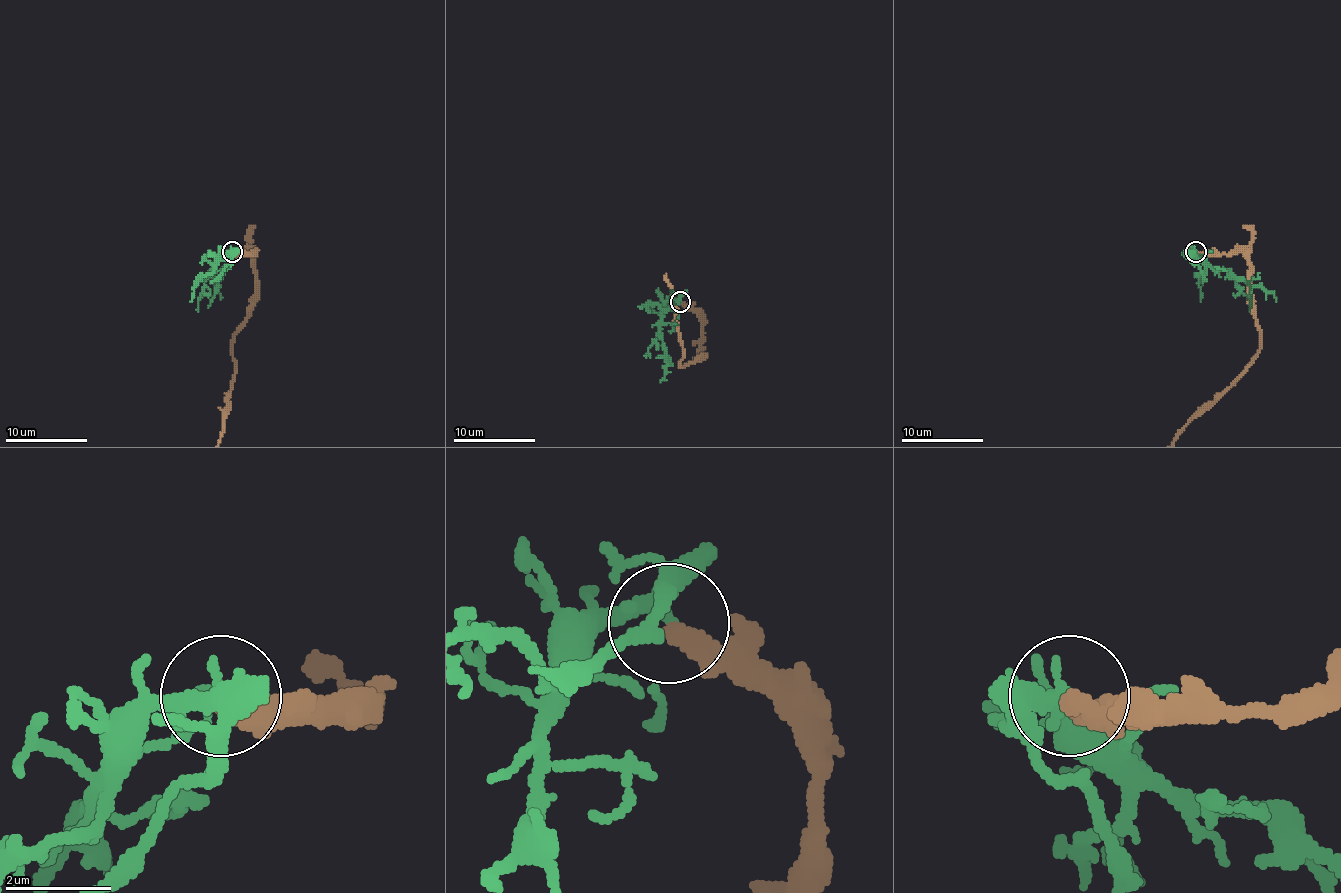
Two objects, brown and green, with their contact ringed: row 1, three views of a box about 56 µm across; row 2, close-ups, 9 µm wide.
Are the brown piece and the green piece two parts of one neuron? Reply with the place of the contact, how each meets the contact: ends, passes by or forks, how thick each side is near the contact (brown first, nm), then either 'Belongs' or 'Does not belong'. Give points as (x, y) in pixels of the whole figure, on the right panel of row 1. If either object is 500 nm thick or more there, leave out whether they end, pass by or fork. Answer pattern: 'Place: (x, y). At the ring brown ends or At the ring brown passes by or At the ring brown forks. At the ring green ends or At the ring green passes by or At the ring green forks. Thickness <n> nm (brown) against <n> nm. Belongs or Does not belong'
Place: (1196, 252). At the ring brown ends. At the ring green passes by. Thickness 400 nm (brown) against 280 nm. Does not belong

